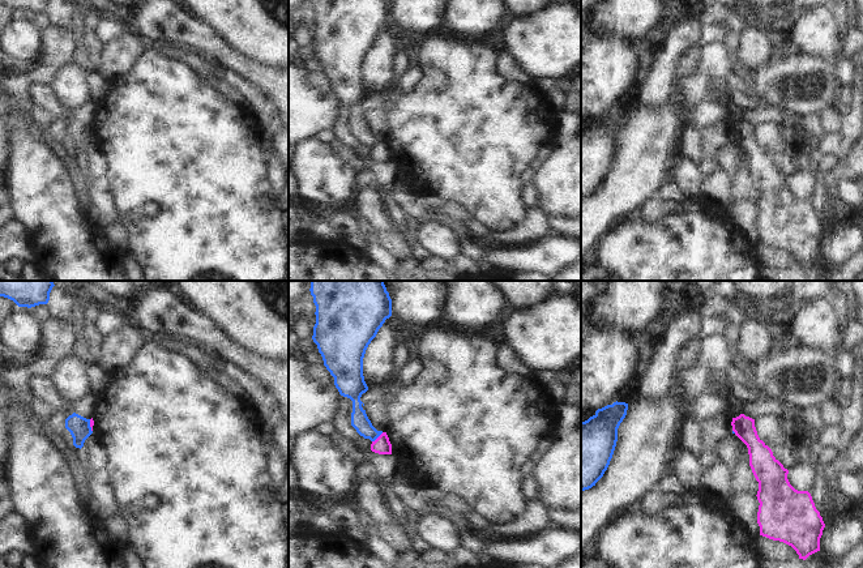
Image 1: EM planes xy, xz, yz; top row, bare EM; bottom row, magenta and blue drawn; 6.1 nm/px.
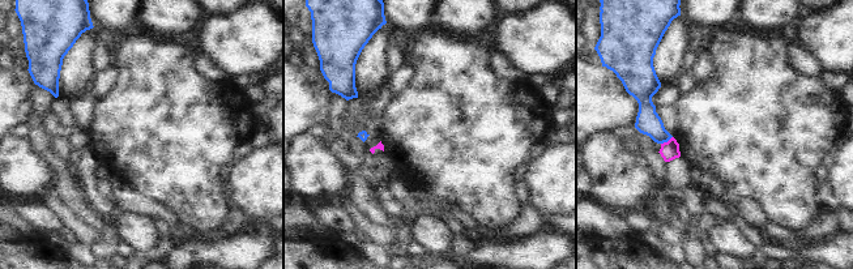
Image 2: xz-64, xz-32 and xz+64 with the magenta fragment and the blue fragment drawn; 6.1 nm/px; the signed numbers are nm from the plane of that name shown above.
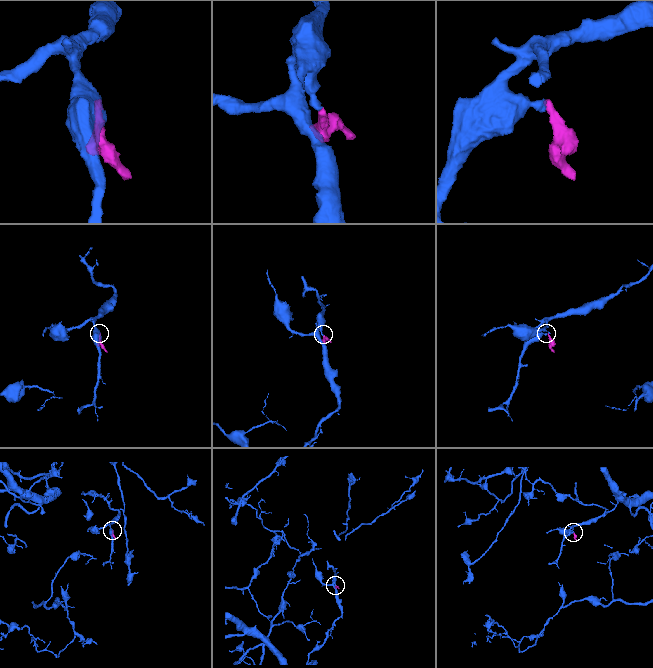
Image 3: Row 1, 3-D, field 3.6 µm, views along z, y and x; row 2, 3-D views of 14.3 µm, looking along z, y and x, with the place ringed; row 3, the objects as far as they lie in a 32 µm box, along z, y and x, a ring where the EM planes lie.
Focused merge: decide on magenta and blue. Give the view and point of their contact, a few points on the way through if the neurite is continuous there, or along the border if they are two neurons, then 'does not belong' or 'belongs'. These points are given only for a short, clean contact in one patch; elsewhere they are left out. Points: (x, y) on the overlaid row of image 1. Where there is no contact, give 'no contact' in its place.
contact xz (379, 436); border xz (383, 432), (372, 441); does not belong

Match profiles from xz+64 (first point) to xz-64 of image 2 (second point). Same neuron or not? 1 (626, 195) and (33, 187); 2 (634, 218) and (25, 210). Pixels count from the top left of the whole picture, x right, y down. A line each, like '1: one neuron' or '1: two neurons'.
1: one neuron
2: one neuron

